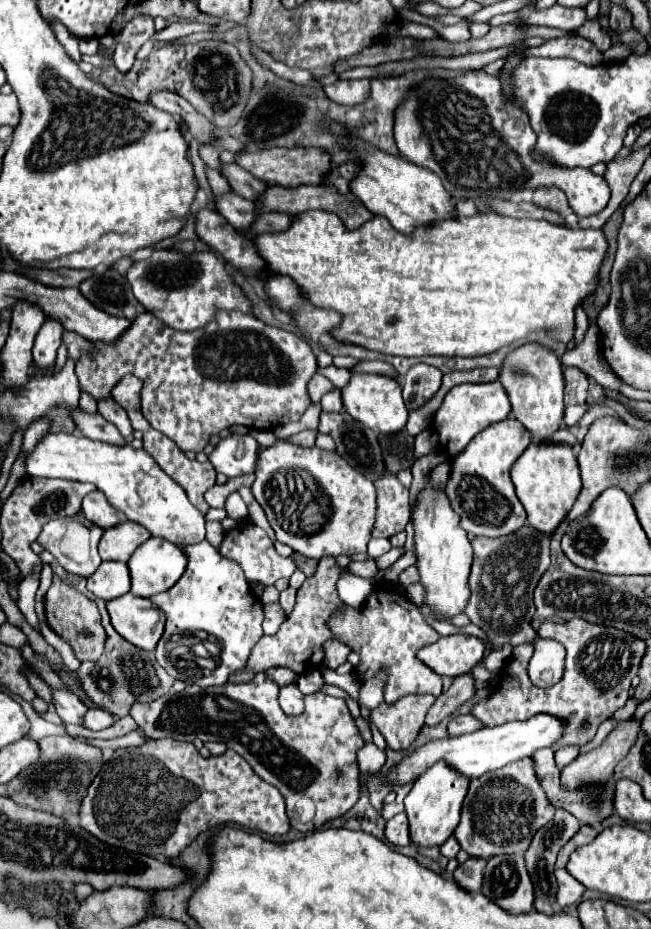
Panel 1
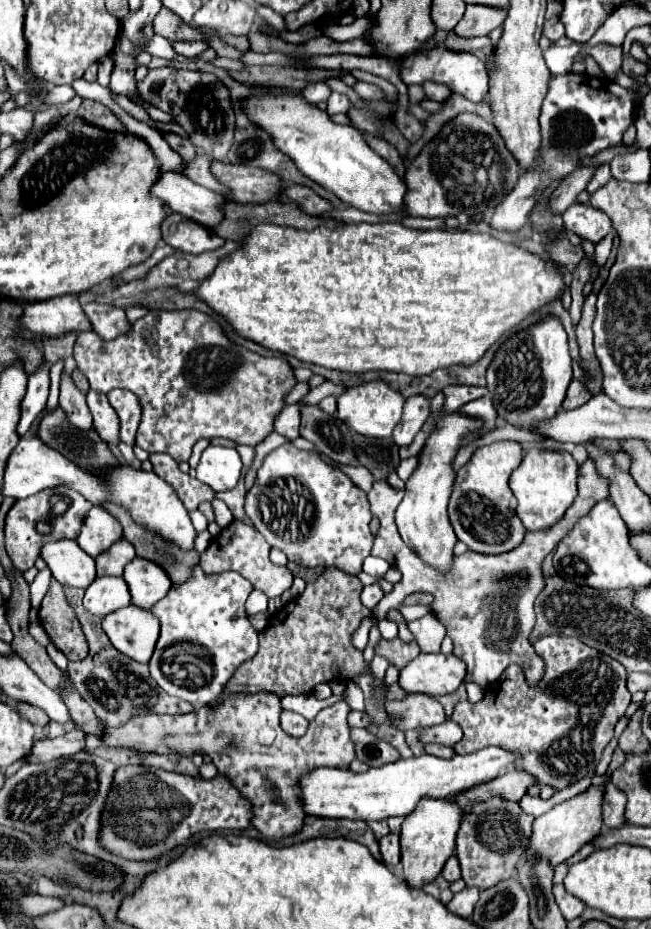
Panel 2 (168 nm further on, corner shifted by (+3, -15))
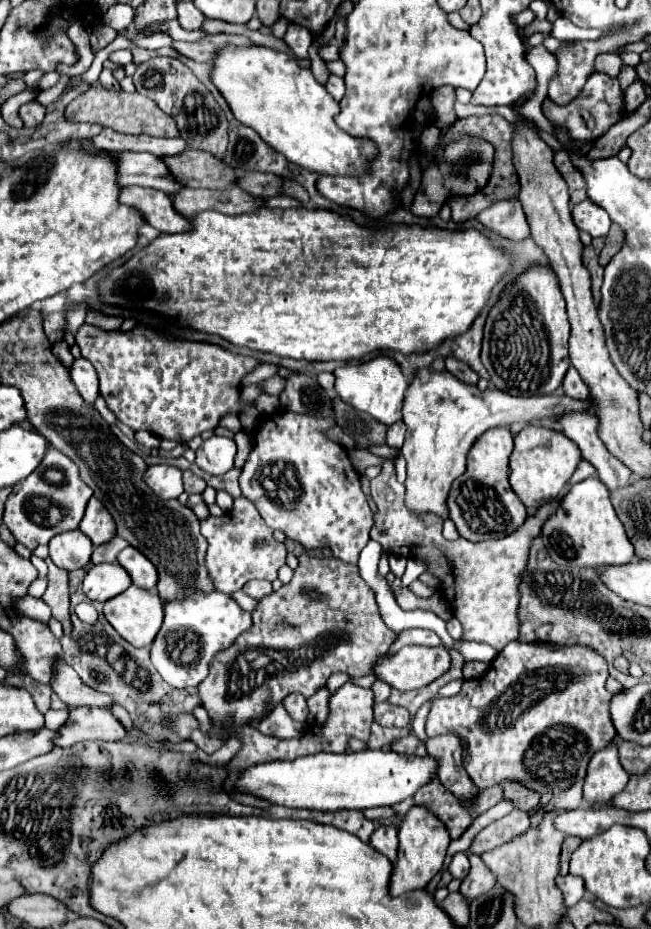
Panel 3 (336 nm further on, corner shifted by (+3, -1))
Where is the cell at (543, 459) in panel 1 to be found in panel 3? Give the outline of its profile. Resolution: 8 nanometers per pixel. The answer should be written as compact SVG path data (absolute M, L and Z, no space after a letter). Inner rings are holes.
M525 425L515 435L515 449L511 453L511 463L509 463L509 483L513 491L519 495L519 499L525 503L525 507L537 509L547 501L559 497L561 489L571 479L579 461L581 461L579 447L571 439L563 437L563 433L547 427Z

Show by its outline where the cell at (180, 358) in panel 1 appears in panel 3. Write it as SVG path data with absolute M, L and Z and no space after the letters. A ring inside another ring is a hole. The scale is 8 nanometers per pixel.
M81 325L75 335L75 343L79 345L81 355L93 363L99 377L99 393L107 401L107 407L115 413L117 421L125 423L133 431L145 429L161 439L173 439L177 443L187 443L195 435L201 435L207 429L215 429L219 419L229 411L239 413L243 409L239 405L241 377L257 365L255 359L235 355L223 347L191 341L171 341L157 329L147 327L135 327L129 333L121 333Z

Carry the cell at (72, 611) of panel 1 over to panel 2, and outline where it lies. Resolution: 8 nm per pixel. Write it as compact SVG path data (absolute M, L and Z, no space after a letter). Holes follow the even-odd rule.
M51 579L51 587L39 609L39 621L51 643L63 651L69 661L83 661L89 655L89 645L81 631L81 623L73 607L67 603L63 587L57 579Z

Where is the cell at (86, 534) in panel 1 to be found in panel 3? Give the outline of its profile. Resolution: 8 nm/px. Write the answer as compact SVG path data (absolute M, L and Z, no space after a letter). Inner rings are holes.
M79 529L59 533L49 541L51 561L65 571L87 567L91 561L91 553L93 553L93 543Z

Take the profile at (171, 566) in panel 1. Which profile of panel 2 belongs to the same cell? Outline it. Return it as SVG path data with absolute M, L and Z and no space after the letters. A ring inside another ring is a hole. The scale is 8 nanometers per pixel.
M135 557L131 563L127 563L123 579L129 585L131 603L141 609L151 609L173 587L163 567L143 557Z

